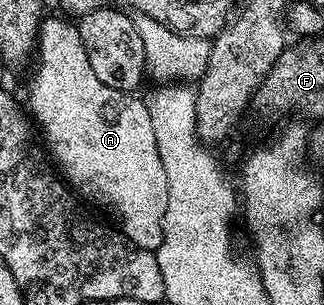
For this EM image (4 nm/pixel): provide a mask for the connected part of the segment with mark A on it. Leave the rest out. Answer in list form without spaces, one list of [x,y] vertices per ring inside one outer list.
[[[44,18],[39,27],[37,54],[33,59],[35,72],[27,87],[26,106],[29,108],[30,118],[37,127],[39,122],[42,142],[45,147],[47,142],[46,150],[49,155],[51,150],[50,158],[61,172],[62,178],[84,200],[87,198],[89,202],[104,207],[119,222],[116,223],[118,230],[123,232],[129,242],[146,251],[155,252],[161,245],[163,236],[165,205],[169,205],[169,181],[165,181],[165,165],[161,163],[158,153],[147,103],[135,99],[139,97],[134,94],[109,89],[109,85],[103,84],[89,65],[89,56],[85,54],[85,45],[81,45],[78,26],[66,18],[58,18]]]

